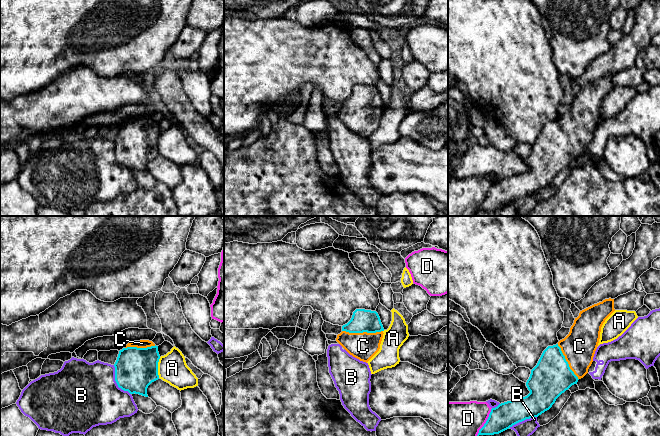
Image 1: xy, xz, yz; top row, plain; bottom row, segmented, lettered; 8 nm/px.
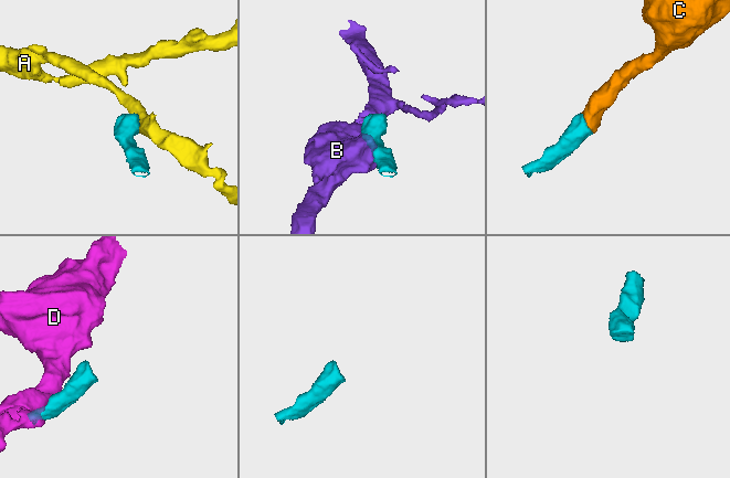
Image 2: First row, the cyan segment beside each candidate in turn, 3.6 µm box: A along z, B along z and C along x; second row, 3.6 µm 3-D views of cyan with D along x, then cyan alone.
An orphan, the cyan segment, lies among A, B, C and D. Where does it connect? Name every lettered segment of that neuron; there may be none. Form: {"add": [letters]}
{"add": ["C"]}

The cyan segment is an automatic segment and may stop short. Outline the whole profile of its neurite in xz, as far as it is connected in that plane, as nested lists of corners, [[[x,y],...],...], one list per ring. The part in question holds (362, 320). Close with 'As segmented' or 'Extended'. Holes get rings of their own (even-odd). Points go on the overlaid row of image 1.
[[[356,309],[336,341],[353,357],[368,362],[380,349],[383,325],[376,311]]]. Extended

